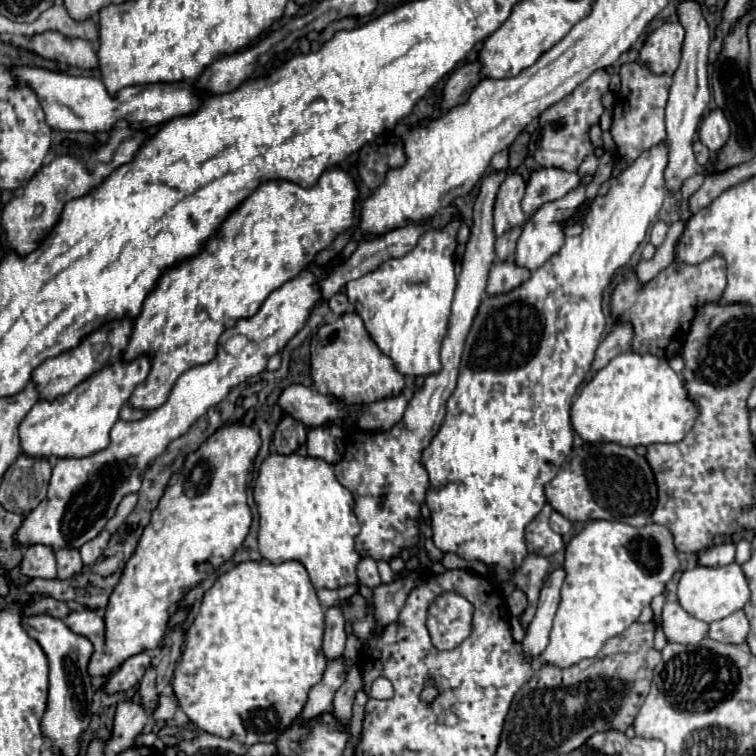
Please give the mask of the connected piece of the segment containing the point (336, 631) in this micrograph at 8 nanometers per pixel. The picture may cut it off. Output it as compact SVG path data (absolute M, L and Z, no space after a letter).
M339 606L325 608L325 638L323 652L327 660L335 660L345 650L345 616Z

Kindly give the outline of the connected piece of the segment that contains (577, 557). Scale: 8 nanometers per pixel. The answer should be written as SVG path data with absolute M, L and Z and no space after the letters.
M593 520L567 544L563 568L565 580L559 610L553 620L551 642L541 654L541 660L545 664L557 664L561 668L577 664L585 658L595 658L597 652L603 648L605 640L627 630L639 618L641 610L651 604L657 594L663 594L667 582L679 568L679 558L673 546L673 536L665 526L647 524L643 528L635 528L621 522Z

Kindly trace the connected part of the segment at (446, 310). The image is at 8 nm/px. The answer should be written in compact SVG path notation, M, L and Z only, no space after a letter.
M453 218L443 228L429 228L419 236L417 246L407 252L403 258L391 258L385 260L375 272L369 272L357 280L351 280L351 284L345 286L347 298L355 306L357 314L363 318L367 332L375 340L375 344L381 348L383 354L387 354L397 370L405 376L427 376L433 372L439 372L441 360L439 360L439 348L443 342L443 336L447 332L447 322L451 316L451 302L455 292L455 262L453 254L457 248L457 230L461 226L461 218Z

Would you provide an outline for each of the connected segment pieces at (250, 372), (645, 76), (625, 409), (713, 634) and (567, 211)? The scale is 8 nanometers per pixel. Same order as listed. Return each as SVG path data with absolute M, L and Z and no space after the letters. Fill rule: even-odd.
M309 266L295 280L289 280L279 290L271 292L255 316L239 320L239 324L223 332L215 360L195 366L179 376L163 406L147 412L141 420L119 420L111 430L111 444L105 450L87 458L57 458L49 480L47 498L25 516L15 540L21 546L47 544L57 552L63 546L81 548L85 542L95 538L103 530L105 522L115 514L115 508L123 496L141 488L141 478L149 462L163 454L171 440L183 436L211 406L219 404L231 388L263 372L267 368L267 360L273 354L279 354L285 344L303 328L319 298L315 284L325 278L327 272L329 268ZM235 334L243 334L247 338L247 346L241 350L241 354L231 356L223 350L223 344Z
M637 62L623 64L619 74L621 74L621 88L619 88L619 94L617 94L617 100L615 100L615 108L613 108L613 126L611 126L611 136L613 136L615 144L617 144L615 158L617 158L619 162L617 162L617 168L615 168L613 174L619 174L623 168L631 166L643 150L649 150L651 146L661 144L661 142L665 140L663 112L665 112L665 104L667 104L669 86L671 86L671 78L669 78L669 76L655 76L651 70L643 68L643 66L637 64Z
M625 352L615 356L579 392L579 396L571 406L571 424L585 442L615 442L631 448L639 444L649 446L657 442L681 442L685 434L693 428L697 416L699 416L699 408L689 398L681 374L671 370L665 358L657 358L653 354L637 354L637 352Z
M743 610L733 612L731 616L711 622L709 628L709 638L719 640L719 642L729 642L729 644L741 644L745 642L749 632L749 620Z
M581 184L579 188L571 190L567 196L555 200L555 202L547 202L543 204L525 224L523 224L523 232L517 240L517 252L515 252L515 262L519 266L525 266L529 270L537 270L539 266L543 266L555 252L559 252L559 248L565 242L565 228L567 228L567 220L571 220L571 216L575 214L575 210L585 202L585 184Z

